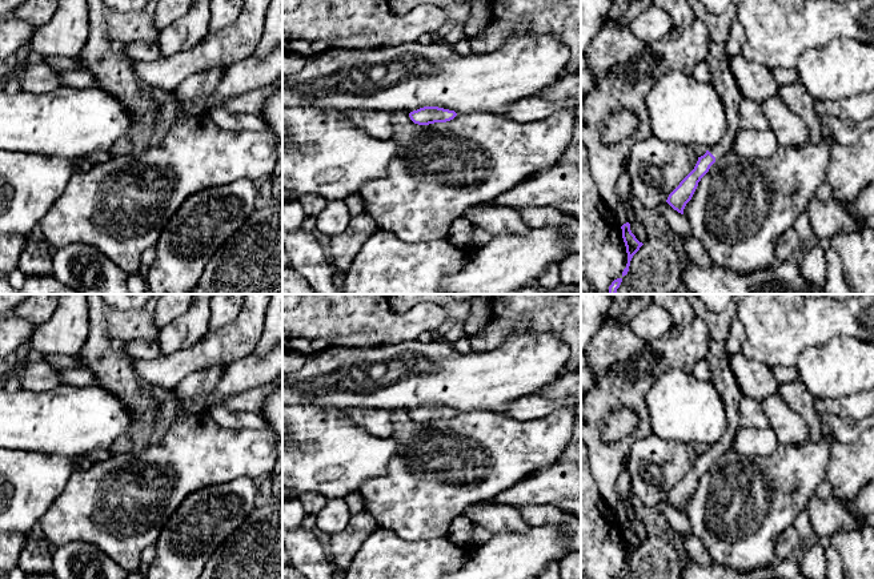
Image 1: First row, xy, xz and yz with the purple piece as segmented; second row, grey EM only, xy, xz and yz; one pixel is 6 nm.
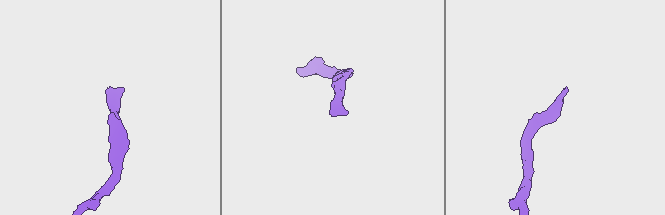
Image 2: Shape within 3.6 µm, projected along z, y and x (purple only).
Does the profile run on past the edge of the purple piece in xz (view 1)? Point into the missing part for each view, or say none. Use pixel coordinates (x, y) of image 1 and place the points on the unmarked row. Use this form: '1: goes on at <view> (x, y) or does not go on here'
1: does not go on here

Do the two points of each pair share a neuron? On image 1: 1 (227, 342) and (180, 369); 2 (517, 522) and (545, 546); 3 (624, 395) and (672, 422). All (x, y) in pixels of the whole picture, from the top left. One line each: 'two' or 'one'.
1: one
2: two
3: two

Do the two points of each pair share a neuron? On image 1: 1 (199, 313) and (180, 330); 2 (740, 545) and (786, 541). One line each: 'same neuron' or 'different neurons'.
1: same neuron
2: different neurons

